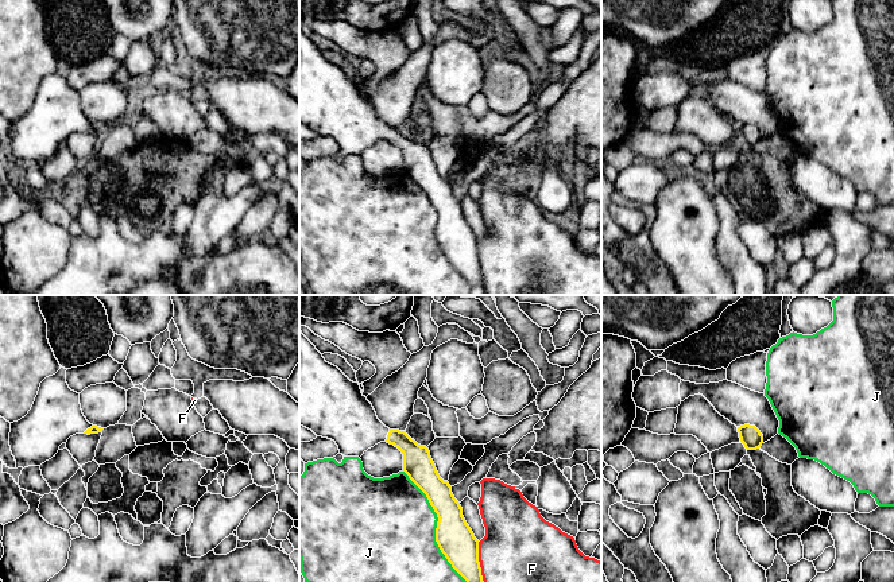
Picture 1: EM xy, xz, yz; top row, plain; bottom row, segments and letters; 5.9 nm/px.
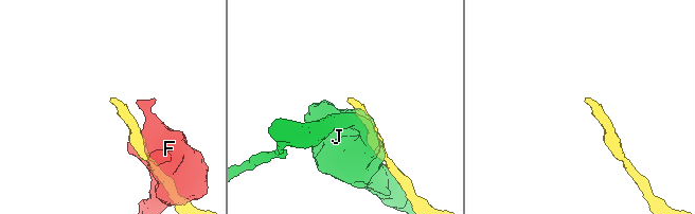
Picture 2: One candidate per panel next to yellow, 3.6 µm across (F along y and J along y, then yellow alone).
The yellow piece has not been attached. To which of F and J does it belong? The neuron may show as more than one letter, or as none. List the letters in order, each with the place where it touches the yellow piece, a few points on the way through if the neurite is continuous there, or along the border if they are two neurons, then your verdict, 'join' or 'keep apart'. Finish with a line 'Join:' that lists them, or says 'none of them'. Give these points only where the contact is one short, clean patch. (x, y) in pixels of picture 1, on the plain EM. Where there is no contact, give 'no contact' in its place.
F: xz (479, 263) | keep apart
J: xz (436, 228) | keep apart
Join: none of them

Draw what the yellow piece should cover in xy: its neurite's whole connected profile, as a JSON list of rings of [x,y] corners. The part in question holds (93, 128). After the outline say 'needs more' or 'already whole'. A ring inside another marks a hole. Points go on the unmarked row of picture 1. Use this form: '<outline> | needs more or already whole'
[[[61,67],[46,75],[39,85],[35,100],[28,112],[11,121],[9,144],[18,166],[40,164],[55,155],[62,141],[76,132],[98,132],[104,127],[90,123],[82,112],[80,92],[71,89],[66,81],[66,69]]] | needs more

